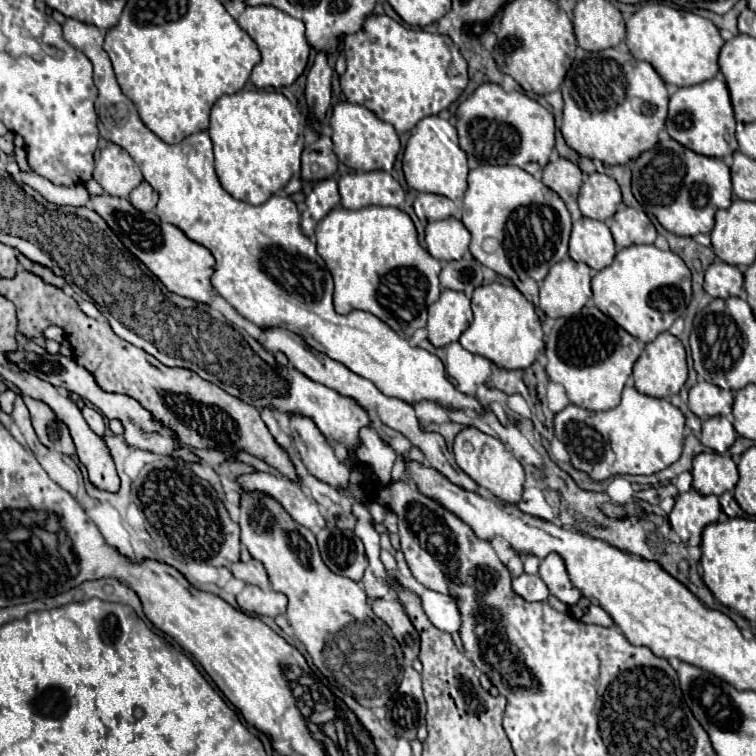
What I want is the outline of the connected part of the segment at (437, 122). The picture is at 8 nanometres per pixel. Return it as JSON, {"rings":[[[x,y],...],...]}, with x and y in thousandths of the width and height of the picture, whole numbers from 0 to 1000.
{"rings":[[[563,153],[550,164],[537,190],[532,220],[540,246],[545,246],[553,254],[585,257],[595,265],[608,265],[616,254],[616,235],[619,235],[616,201],[606,190],[602,167],[582,153]]]}

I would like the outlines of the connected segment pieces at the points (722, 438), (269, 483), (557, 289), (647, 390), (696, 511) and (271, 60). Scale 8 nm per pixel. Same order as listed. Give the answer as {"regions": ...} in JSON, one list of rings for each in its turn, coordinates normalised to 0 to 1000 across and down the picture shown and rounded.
{"regions":[[[[944,550],[944,553],[937,553],[931,561],[929,561],[929,577],[926,577],[926,585],[937,593],[942,593],[944,598],[950,601],[958,601],[974,582],[974,569],[971,563],[966,561],[963,553],[958,550]]],[[[336,624],[325,627],[315,635],[315,640],[323,643],[323,648],[341,648],[349,653],[357,653],[365,659],[376,675],[399,696],[419,705],[431,696],[431,685],[426,680],[426,672],[407,659],[407,653],[392,640],[370,630],[360,630],[352,624]]],[[[759,344],[733,349],[714,378],[714,410],[728,421],[765,415],[783,392],[780,368],[775,349]]],[[[886,439],[873,442],[865,452],[854,455],[849,471],[839,481],[839,495],[836,497],[839,497],[839,505],[841,505],[841,516],[854,521],[854,524],[886,526],[889,521],[897,521],[899,513],[905,511],[907,500],[910,500],[907,463],[905,463],[902,452],[894,444],[889,444]]],[[[921,648],[894,656],[894,667],[884,680],[889,701],[907,722],[923,722],[929,701],[950,690],[952,664],[950,656],[929,656]]],[[[325,8],[325,13],[312,26],[315,34],[328,42],[328,48],[341,58],[347,82],[333,93],[333,111],[339,116],[373,116],[384,114],[405,90],[410,61],[402,48],[402,29],[386,24],[384,19],[362,8]]]]}

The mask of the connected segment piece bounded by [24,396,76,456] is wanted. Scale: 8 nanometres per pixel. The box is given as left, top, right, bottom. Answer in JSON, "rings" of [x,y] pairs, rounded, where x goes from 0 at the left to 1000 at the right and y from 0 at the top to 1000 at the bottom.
{"rings":[[[32,524],[32,534],[40,542],[42,563],[45,563],[45,571],[50,577],[50,582],[58,590],[63,590],[63,593],[69,593],[74,598],[98,603],[101,593],[98,593],[98,585],[93,579],[90,563],[79,553],[74,553],[71,542],[63,534],[58,534],[53,529],[45,529],[40,524]]]}

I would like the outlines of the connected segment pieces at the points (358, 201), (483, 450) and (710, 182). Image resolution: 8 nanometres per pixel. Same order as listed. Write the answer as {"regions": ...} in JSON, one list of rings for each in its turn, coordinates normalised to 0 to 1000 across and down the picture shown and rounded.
{"regions":[[[[476,228],[447,235],[452,272],[476,278],[487,272],[529,272],[534,267],[532,246],[513,228]]],[[[616,563],[603,574],[601,582],[601,603],[603,603],[603,614],[627,635],[632,638],[638,646],[648,648],[653,656],[659,656],[661,661],[672,664],[672,667],[683,667],[690,659],[690,646],[693,646],[693,619],[690,614],[680,606],[680,601],[653,577],[646,577],[640,571],[635,571],[627,563]]],[[[894,185],[870,188],[868,196],[847,204],[836,217],[836,254],[854,280],[865,283],[870,294],[894,312],[939,310],[944,302],[944,283],[968,270],[966,222],[958,212],[926,206]]]]}

